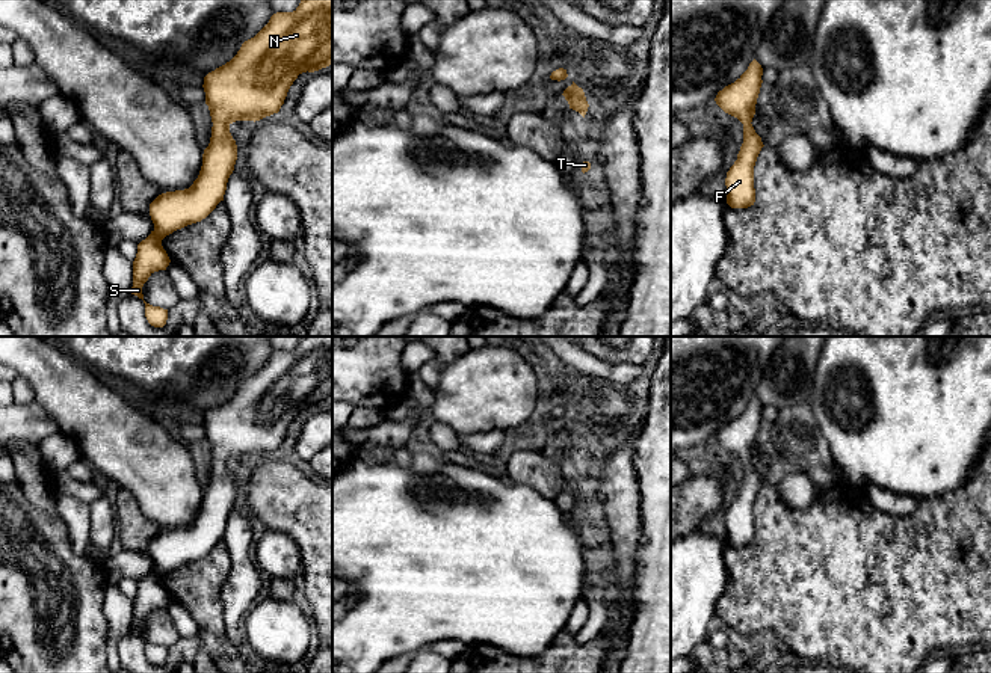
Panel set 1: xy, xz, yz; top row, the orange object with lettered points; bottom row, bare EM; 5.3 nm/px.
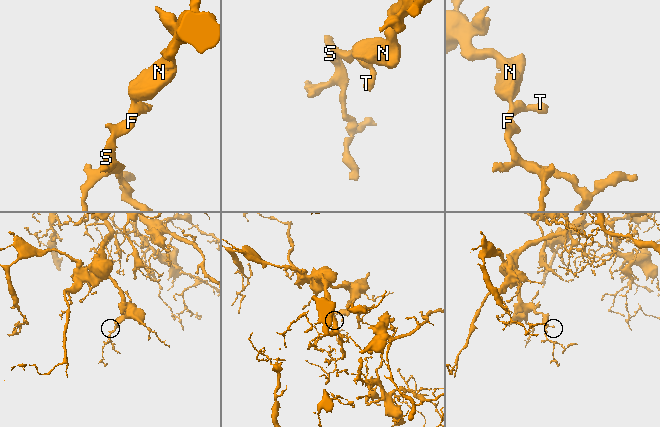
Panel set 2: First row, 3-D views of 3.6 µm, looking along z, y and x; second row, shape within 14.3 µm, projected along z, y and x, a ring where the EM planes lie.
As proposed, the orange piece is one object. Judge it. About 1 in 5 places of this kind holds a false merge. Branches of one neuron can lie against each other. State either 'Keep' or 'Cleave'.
Keep

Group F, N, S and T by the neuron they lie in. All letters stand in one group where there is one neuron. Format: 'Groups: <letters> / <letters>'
Groups: F N S T

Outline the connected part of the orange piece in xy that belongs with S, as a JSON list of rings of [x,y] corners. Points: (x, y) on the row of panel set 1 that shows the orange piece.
[[[301,0],[293,12],[276,12],[237,54],[204,77],[205,104],[211,116],[211,137],[202,154],[198,178],[189,189],[166,192],[150,204],[154,223],[151,234],[137,244],[133,261],[131,294],[144,300],[142,287],[159,270],[166,270],[171,260],[162,240],[177,229],[205,219],[224,201],[227,183],[237,160],[237,145],[230,133],[236,121],[260,121],[278,113],[293,81],[302,72],[314,72],[332,63],[332,0]]]

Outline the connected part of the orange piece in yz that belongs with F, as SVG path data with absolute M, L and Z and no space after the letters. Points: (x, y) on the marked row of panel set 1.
M754 59L748 69L734 83L719 91L715 98L725 113L743 124L743 143L725 178L727 204L731 208L748 208L755 202L754 166L764 145L751 122L763 83L761 75L763 68Z

